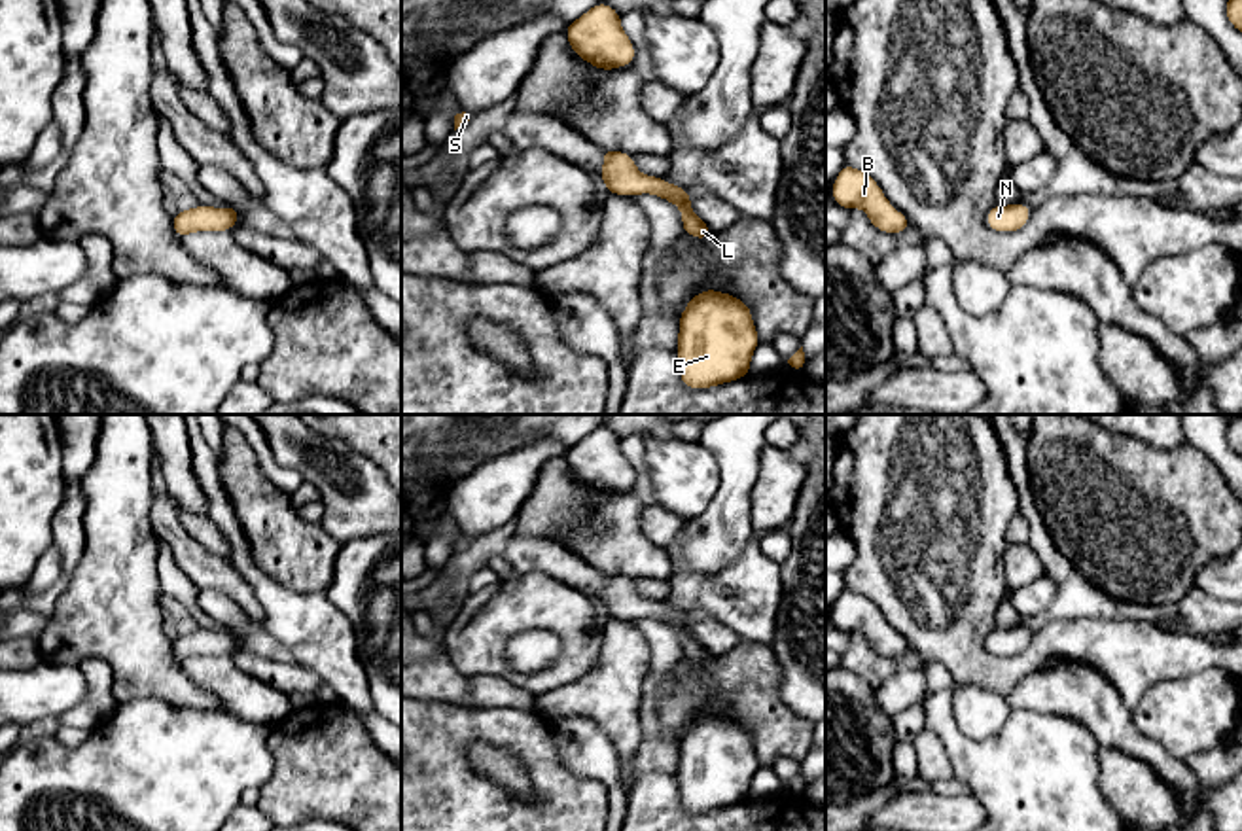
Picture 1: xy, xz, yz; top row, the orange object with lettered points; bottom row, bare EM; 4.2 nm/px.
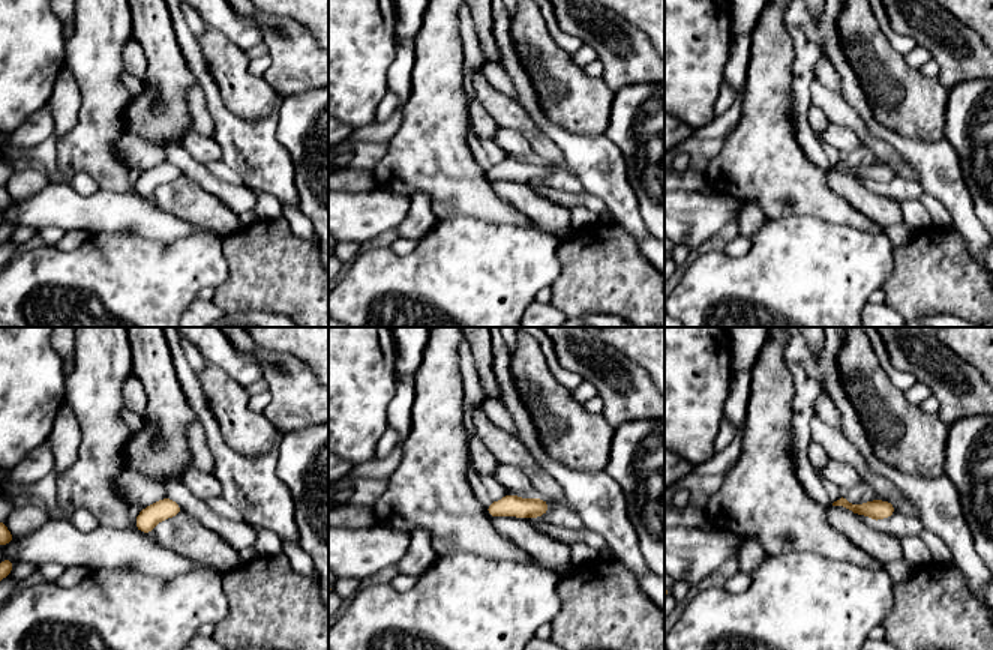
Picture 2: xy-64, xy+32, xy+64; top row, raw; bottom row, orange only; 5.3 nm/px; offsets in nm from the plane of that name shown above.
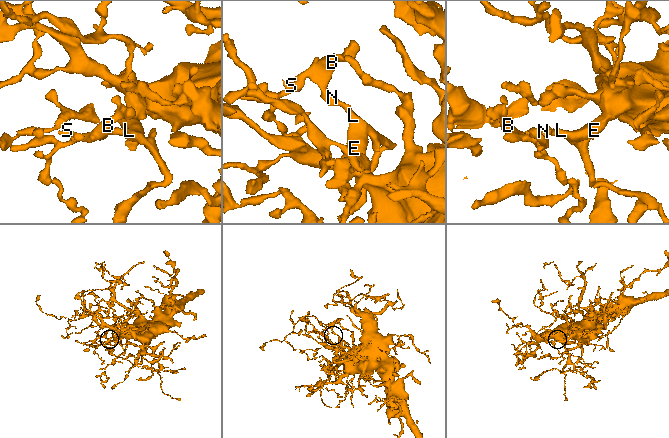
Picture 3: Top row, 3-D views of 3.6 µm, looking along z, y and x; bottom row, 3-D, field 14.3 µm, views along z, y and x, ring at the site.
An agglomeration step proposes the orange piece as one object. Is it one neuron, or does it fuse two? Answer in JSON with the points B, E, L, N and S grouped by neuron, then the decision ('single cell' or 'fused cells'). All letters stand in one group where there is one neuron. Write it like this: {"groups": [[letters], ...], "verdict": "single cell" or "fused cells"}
{"groups": [["B", "E", "L", "N", "S"]], "verdict": "single cell"}

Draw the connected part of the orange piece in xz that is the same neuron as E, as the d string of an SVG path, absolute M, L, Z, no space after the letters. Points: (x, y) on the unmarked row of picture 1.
M704 714L689 723L678 746L676 778L687 812L714 812L750 797L759 761L746 727Z

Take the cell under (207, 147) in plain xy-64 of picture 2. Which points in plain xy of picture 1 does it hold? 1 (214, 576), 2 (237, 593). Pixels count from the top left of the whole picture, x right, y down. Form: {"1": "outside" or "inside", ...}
{"1": "outside", "2": "outside"}

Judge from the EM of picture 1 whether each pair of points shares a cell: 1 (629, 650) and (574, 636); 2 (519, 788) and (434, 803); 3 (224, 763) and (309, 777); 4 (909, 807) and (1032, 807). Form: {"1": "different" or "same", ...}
{"1": "different", "2": "different", "3": "different", "4": "different"}

